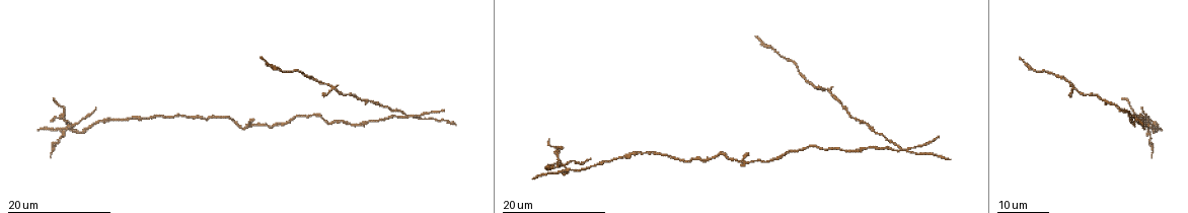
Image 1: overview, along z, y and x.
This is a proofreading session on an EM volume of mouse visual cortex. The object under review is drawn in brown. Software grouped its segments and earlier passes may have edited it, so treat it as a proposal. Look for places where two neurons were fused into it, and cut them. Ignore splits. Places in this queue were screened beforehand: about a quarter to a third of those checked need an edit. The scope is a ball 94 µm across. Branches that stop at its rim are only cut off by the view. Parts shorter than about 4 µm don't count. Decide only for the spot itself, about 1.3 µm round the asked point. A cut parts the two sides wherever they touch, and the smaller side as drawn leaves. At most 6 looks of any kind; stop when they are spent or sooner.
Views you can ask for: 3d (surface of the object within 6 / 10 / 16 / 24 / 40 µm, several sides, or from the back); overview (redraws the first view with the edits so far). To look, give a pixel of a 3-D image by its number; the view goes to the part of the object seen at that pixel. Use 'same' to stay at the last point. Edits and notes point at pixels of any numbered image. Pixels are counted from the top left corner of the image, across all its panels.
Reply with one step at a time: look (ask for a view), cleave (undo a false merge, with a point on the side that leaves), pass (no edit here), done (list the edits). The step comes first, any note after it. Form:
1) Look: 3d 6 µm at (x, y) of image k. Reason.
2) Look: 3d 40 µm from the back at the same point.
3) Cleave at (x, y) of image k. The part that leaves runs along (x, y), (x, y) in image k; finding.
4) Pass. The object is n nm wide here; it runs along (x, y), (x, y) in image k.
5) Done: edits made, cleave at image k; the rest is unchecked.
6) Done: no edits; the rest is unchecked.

Look: 3d 24 µm at (750, 161) of image 1. Calibre changes.

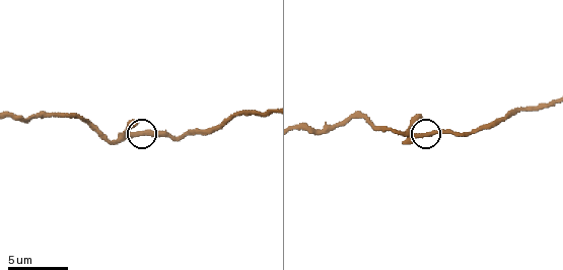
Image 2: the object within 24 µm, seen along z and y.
Look: 3d 10 µm at (145, 135) of image 2.

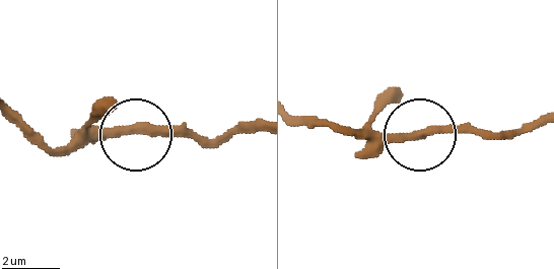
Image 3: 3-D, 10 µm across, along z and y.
Pass. The object is 300 nm wide here; it runs along (539, 117), (488, 136), (437, 129), (352, 136) in image 3; continuous, no second neuron.

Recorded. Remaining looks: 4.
Look: 3d 24 µm at (566, 170) of image 1.

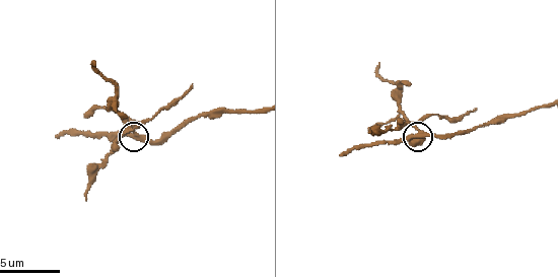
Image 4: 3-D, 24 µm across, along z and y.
Look: 3d 6 µm at (419, 130) of image 4. Closer look.

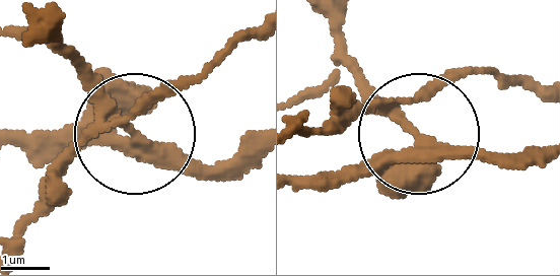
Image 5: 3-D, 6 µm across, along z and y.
Cleave at (150, 94) of image 5. The object is 290 nm wide here; the part that leaves runs along (141, 136), (64, 51), (56, 18) in image 5; a second neuron is stuck on.

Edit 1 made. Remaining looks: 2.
Look: 3d 24 µm at (901, 147) of image 1. Two arms in line, one across.

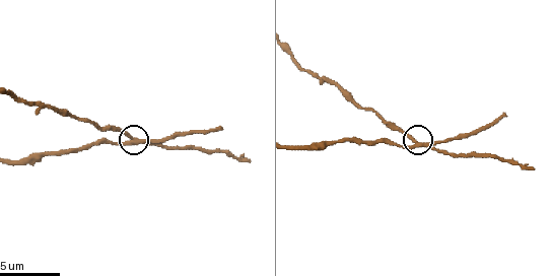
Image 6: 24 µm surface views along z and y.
Look: 3d 10 µm at (419, 143) of image 6.

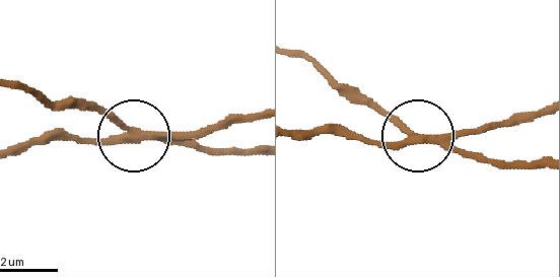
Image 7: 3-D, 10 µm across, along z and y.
Cleave at (470, 153) of image 7. The object is 240 nm wide here; the part that leaves runs along (426, 142), (348, 98), (297, 57) in image 7; a second neuron is stuck on.

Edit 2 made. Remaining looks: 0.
Done: edits made, cleave at image 5, cleave at image 7; the rest is unchecked.

